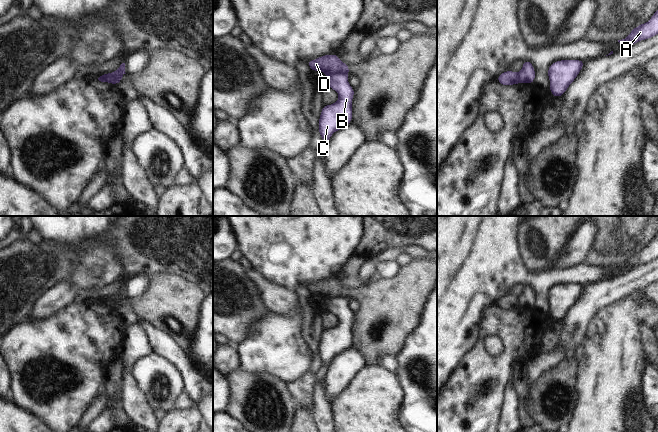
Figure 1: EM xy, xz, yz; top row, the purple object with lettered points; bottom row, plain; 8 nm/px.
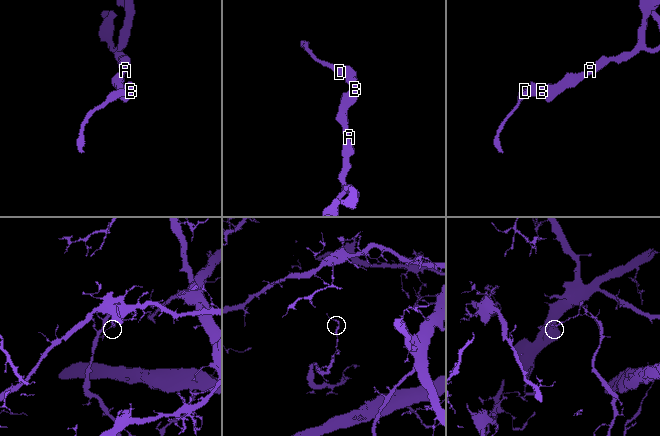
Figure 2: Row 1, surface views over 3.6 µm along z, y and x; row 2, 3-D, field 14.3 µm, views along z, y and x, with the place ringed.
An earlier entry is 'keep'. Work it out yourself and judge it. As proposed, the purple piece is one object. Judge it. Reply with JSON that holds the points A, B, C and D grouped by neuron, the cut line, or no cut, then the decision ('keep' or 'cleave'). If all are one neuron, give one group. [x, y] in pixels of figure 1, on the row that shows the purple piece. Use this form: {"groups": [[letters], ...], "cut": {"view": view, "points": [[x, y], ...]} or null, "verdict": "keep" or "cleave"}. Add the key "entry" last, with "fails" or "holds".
{"groups": [["A", "B", "C"], ["D"]], "cut": {"view": "xz", "points": [[346, 73], [329, 73], [327, 75]]}, "verdict": "cleave", "entry": "fails"}

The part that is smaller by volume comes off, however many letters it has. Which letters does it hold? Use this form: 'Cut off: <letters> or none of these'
Cut off: D

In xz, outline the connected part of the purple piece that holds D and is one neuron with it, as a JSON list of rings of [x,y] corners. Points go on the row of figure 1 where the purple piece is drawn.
[[[336,54],[323,55],[307,62],[311,71],[321,71],[324,74],[350,73],[349,65],[343,63]]]

